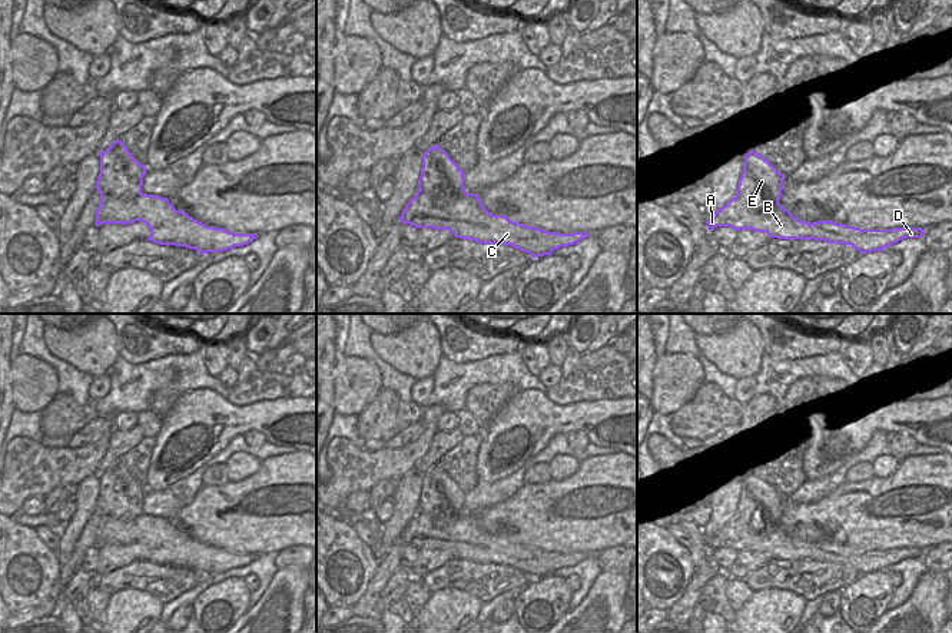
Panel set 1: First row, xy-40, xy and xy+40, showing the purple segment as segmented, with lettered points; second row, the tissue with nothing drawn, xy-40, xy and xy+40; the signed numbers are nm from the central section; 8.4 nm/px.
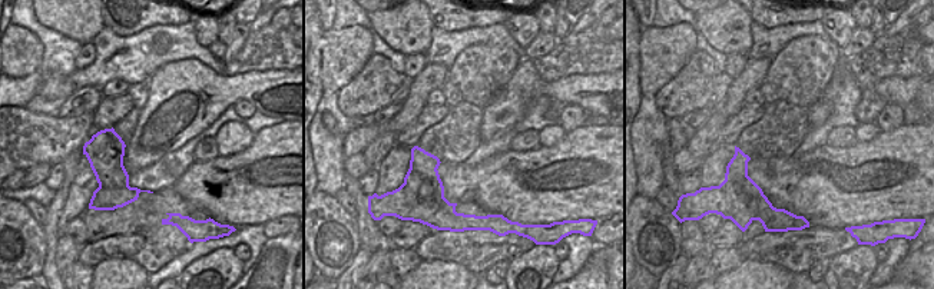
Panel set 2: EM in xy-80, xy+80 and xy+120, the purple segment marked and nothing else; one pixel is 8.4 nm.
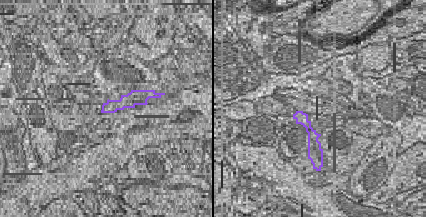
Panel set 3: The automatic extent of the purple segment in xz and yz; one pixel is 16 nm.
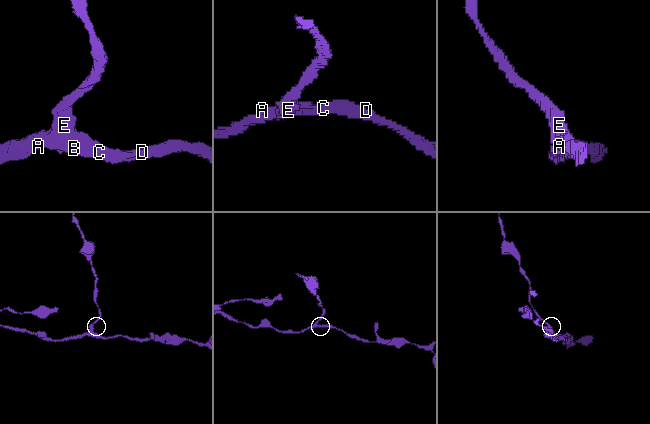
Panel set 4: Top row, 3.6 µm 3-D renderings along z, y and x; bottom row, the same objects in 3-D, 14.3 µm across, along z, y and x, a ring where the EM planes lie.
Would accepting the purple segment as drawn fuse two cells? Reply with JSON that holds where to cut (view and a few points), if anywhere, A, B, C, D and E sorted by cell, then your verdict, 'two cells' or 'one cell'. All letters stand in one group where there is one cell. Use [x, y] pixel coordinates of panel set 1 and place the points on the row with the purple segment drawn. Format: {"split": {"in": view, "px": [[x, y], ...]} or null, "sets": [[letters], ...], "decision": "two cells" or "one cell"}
{"split": {"in": "xy", "px": [[420, 189], [427, 191], [440, 206], [453, 204], [465, 192]]}, "sets": [["A", "B", "C", "D"], ["E"]], "decision": "two cells"}

